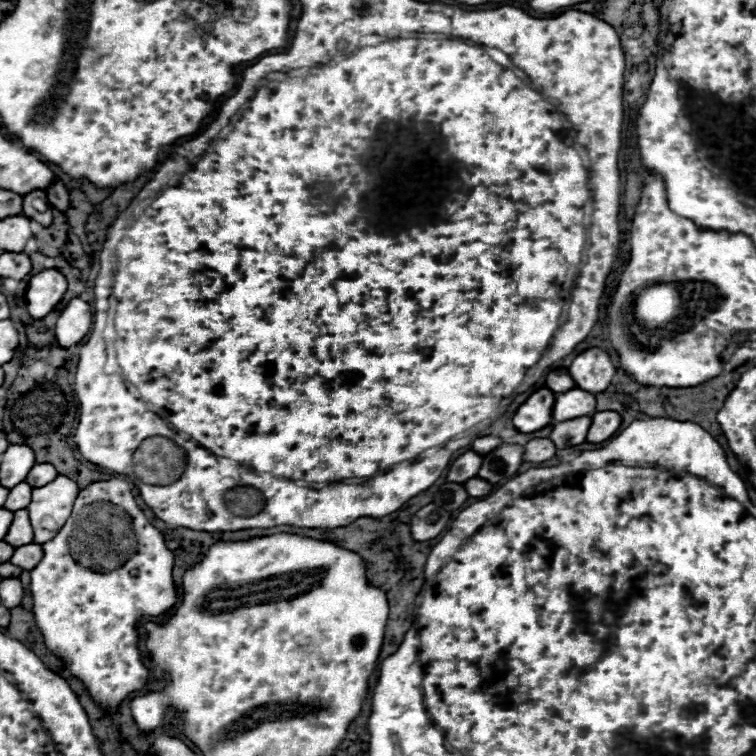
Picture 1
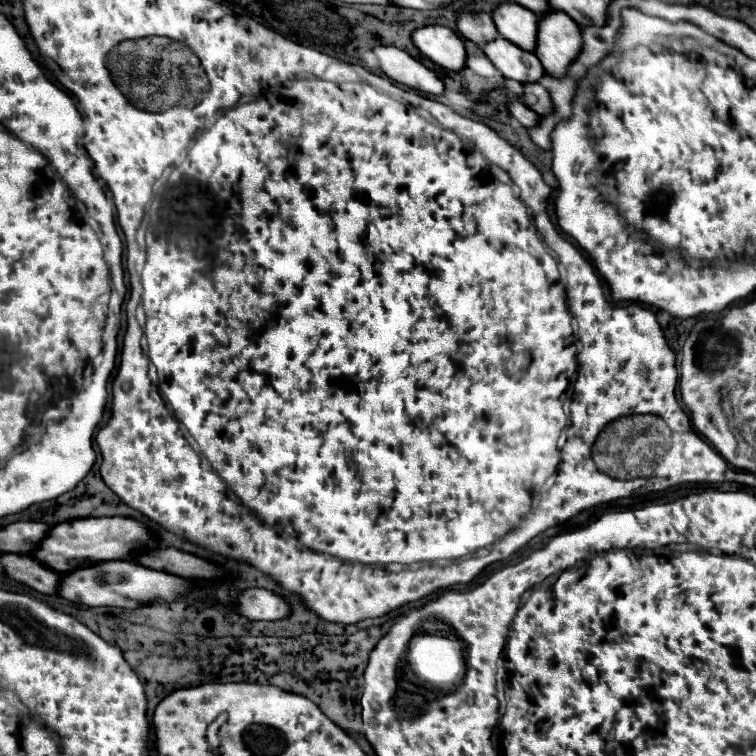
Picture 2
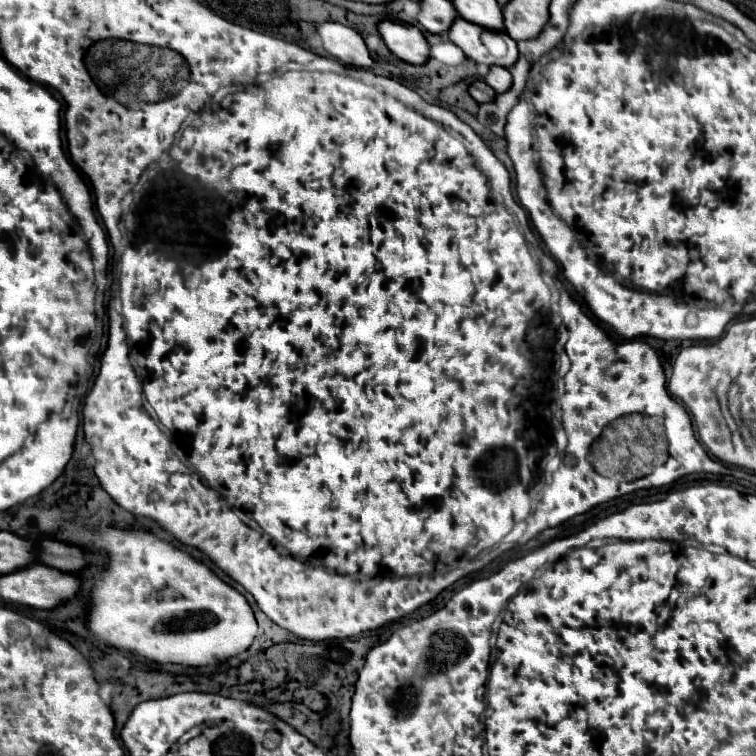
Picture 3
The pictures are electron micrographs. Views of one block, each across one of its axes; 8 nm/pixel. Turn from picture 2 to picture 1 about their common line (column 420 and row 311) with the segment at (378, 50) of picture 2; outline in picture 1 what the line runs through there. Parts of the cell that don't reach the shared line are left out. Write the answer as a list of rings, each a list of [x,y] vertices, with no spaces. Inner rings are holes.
[[[74,298],[60,314],[58,322],[56,322],[56,340],[58,346],[62,348],[70,348],[80,344],[88,332],[92,328],[92,310],[90,304]]]

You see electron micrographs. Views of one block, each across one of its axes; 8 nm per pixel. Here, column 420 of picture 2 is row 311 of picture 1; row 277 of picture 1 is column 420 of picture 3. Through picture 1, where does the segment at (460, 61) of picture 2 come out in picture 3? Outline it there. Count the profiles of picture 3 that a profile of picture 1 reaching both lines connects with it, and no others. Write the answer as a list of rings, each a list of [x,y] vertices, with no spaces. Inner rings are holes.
[[[382,20],[378,24],[380,38],[386,48],[408,64],[424,64],[428,56],[428,42],[418,26],[410,26],[398,20]]]

